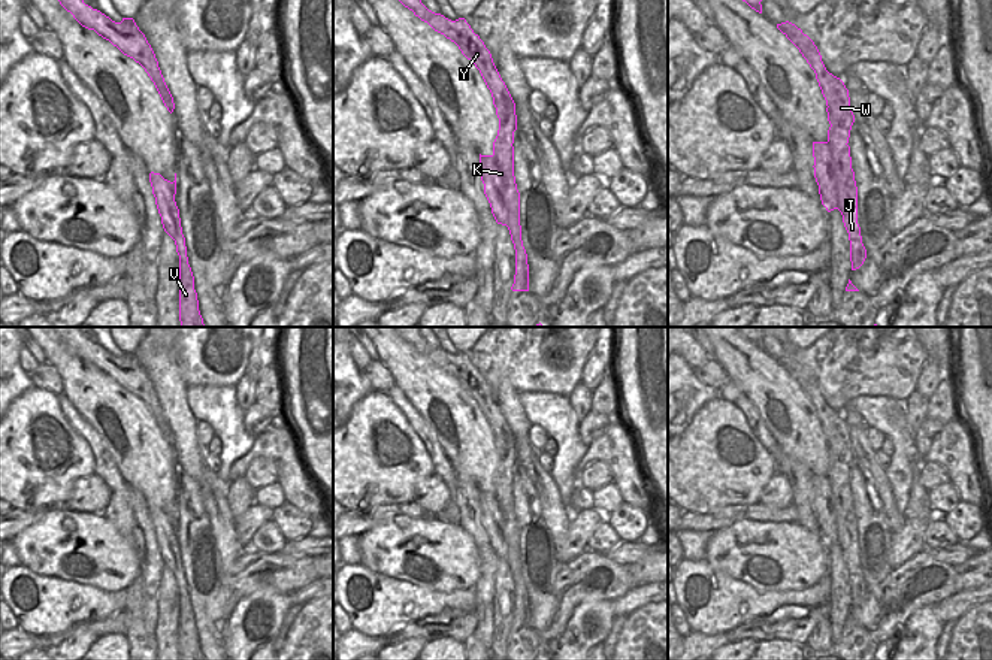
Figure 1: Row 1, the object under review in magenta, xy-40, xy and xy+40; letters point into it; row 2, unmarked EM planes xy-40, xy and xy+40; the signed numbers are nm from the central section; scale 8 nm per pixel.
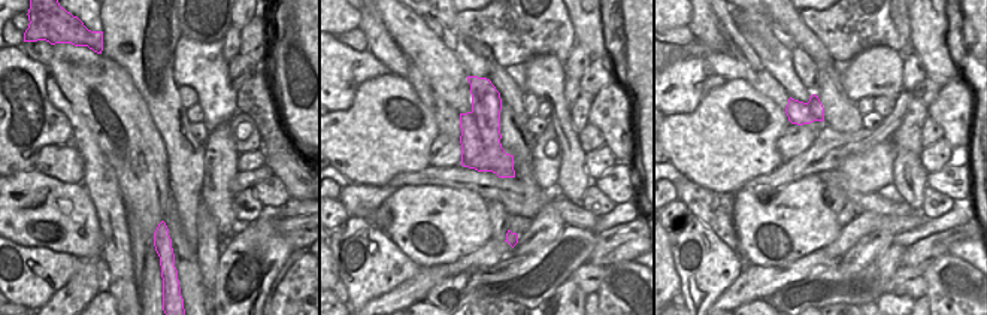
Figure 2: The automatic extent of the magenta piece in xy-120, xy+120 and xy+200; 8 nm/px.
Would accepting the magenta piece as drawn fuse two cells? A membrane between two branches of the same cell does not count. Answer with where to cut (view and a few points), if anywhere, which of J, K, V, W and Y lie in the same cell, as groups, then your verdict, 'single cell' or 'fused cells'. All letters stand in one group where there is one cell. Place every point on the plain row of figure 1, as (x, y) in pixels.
cut in xy+40 along (826, 477), (834, 494), (844, 490); J K V / W Y; fused cells

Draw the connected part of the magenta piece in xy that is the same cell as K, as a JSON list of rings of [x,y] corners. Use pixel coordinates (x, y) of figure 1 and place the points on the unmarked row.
[[[514,481],[508,493],[497,499],[495,490],[480,488],[480,508],[484,529],[497,558],[506,560],[515,584],[515,609],[512,626],[529,626],[527,588],[521,575],[520,527],[514,511]]]

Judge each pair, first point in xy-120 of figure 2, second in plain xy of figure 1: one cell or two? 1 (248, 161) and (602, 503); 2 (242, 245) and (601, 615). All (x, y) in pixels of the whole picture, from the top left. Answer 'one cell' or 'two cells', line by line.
1: one cell
2: one cell

